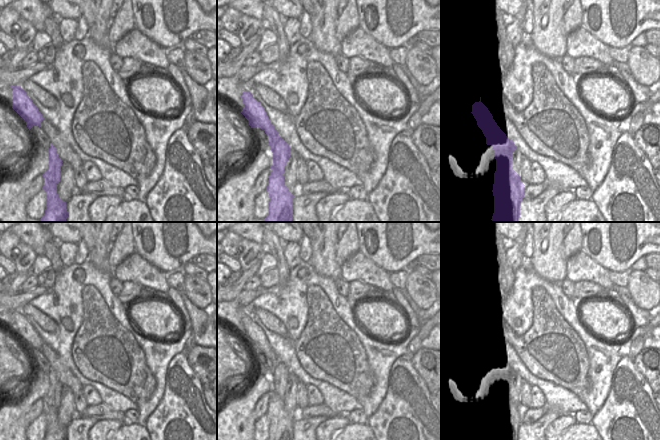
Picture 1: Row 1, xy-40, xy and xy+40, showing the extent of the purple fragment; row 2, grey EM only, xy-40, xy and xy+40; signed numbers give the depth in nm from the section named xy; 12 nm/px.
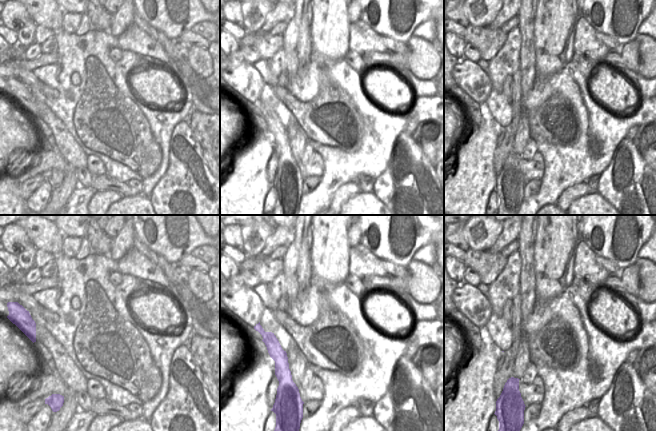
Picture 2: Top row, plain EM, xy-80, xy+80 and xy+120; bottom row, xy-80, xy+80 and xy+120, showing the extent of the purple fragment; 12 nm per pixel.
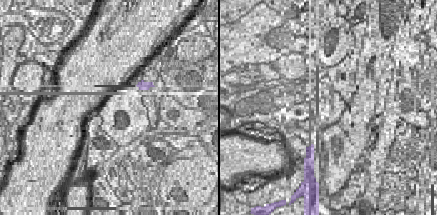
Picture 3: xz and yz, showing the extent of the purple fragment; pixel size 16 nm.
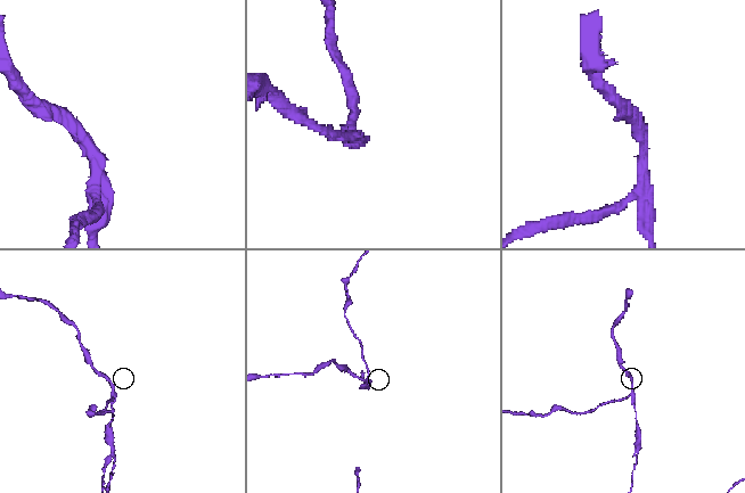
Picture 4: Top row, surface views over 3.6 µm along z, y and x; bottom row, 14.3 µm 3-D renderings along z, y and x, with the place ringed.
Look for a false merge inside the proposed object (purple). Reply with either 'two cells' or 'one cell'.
two cells

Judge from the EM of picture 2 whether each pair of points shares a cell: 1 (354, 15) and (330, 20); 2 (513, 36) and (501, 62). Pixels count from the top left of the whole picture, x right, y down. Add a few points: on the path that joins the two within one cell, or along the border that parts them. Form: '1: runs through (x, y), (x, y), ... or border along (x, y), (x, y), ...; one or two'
1: border along (347, 10), (347, 19), (350, 22); two
2: runs through (513, 42), (507, 56); one

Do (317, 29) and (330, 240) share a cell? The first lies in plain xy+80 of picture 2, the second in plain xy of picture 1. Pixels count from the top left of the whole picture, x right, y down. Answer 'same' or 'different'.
same

